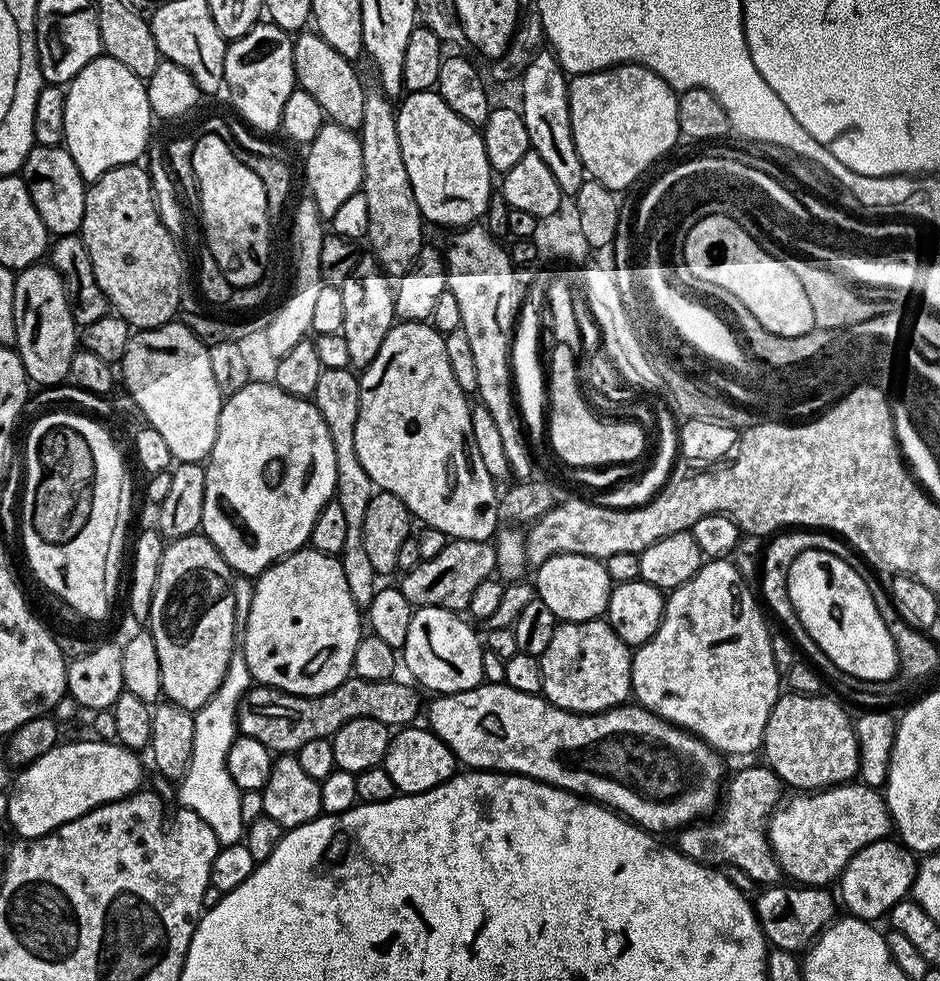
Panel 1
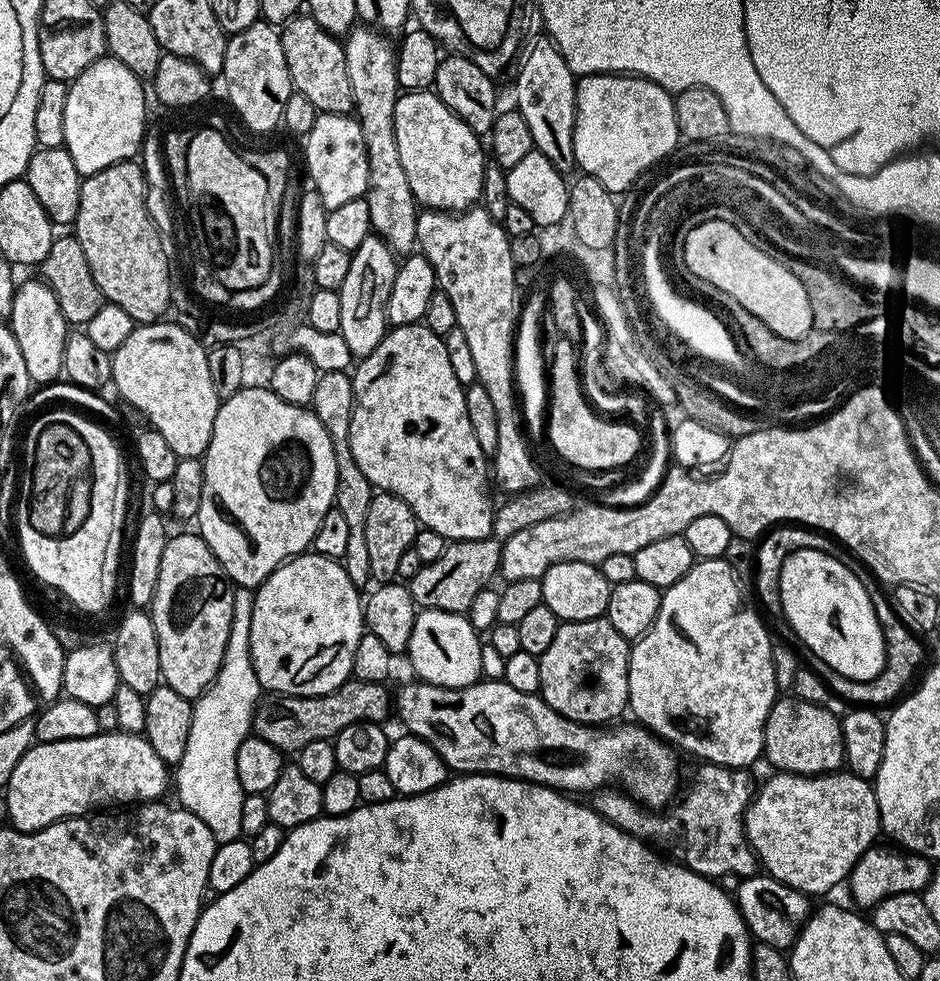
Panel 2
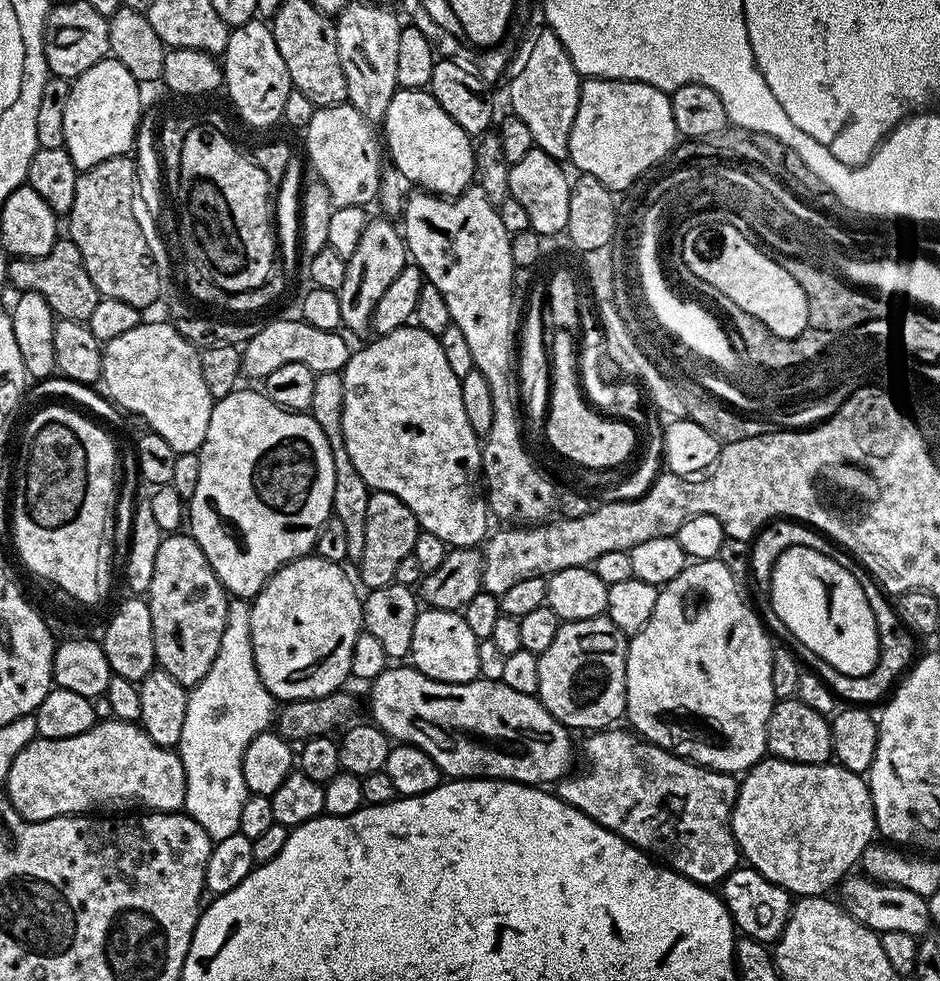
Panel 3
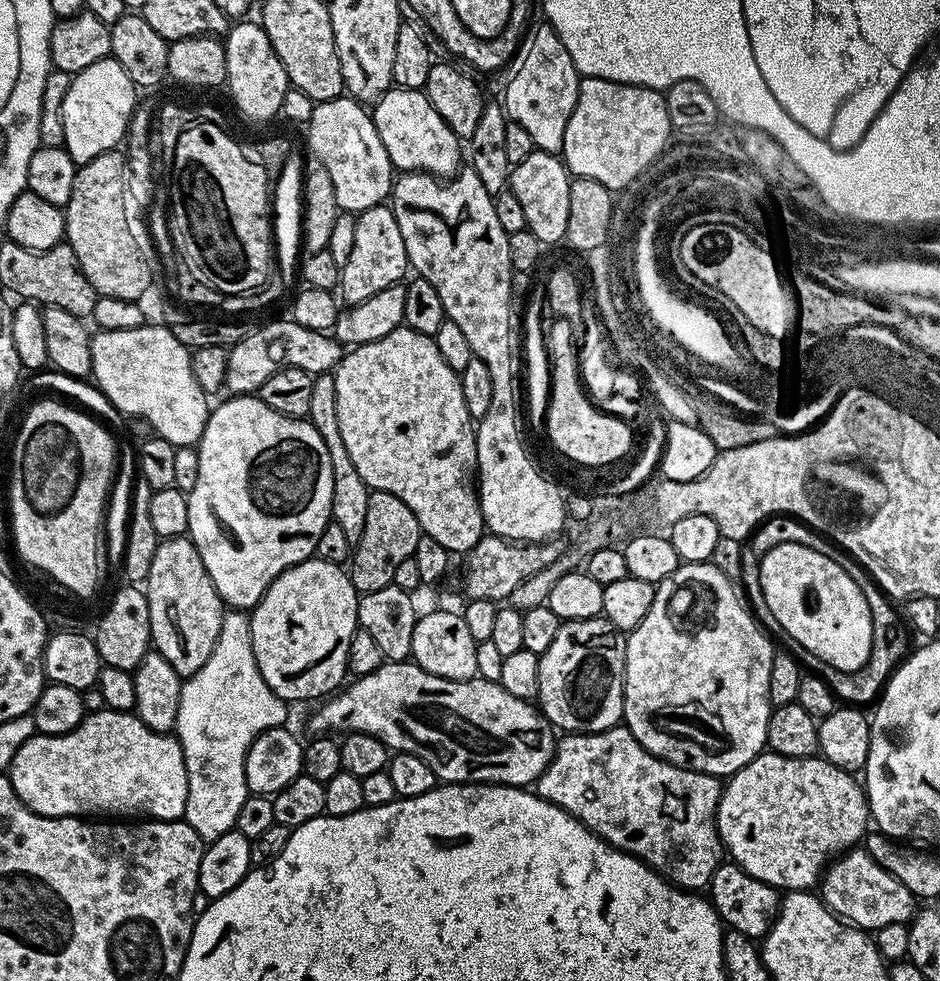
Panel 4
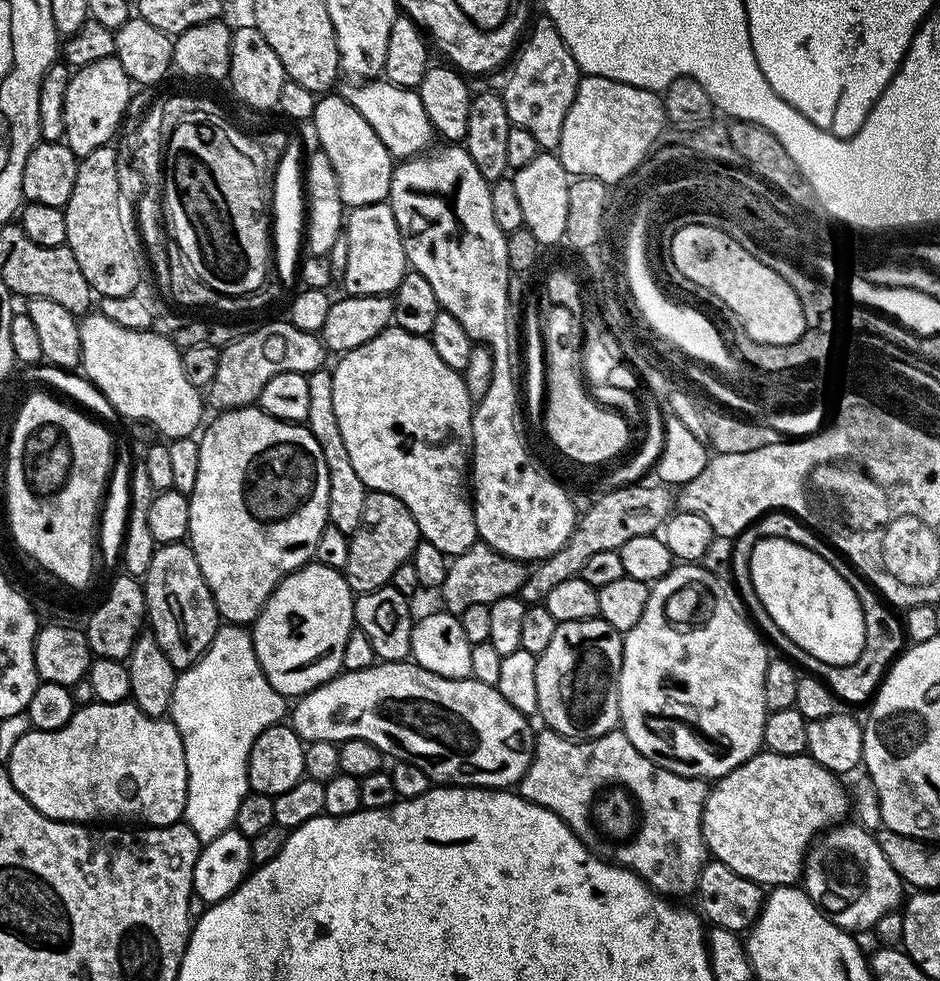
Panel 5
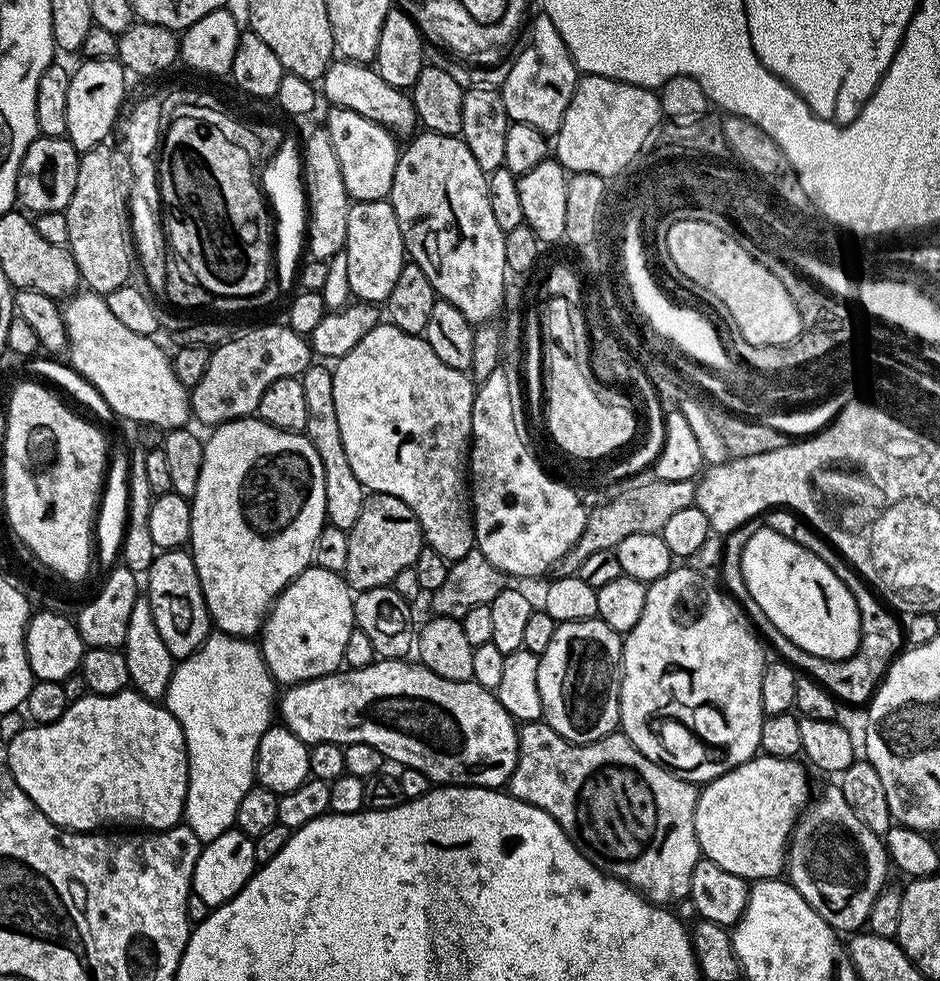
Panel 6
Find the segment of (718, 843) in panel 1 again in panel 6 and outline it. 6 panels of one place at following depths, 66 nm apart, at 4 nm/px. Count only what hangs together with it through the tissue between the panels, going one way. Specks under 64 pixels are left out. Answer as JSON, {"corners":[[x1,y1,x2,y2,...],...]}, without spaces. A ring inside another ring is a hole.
{"corners":[[543,722,521,723,518,731,520,756,508,777,509,796,550,814,595,868,630,885,645,900,657,906,676,906,672,904,689,899,690,874,694,874,694,866,702,859,694,834,697,785,669,772,661,764,650,762,623,734,604,736,589,744,571,744]]}

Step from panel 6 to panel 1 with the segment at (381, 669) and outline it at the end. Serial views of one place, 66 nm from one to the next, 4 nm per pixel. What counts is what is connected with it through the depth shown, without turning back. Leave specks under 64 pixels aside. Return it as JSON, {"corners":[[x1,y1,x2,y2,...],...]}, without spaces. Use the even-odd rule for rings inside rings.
{"corners":[[487,682,465,692,437,695,433,700,436,701,426,708,427,727,446,742,465,769,529,776,532,780,553,784,555,788,565,788,615,810,653,834,661,834,667,828,679,830,707,817,721,799,722,785,726,780,721,753,708,747,699,736,677,728,635,703,628,702,595,714,568,712,549,704,543,695,526,694,506,683]]}

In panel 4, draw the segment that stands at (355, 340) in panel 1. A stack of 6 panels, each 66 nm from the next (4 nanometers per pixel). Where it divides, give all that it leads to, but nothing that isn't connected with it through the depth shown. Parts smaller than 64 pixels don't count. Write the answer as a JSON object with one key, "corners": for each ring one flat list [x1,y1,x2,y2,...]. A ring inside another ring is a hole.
{"corners":[[387,203,374,206,356,216,354,246,350,250,350,258,346,258,340,269,339,299,348,306,366,302,366,298,374,298,378,290,401,283,405,279,404,271,407,273,409,268,406,242,402,238,402,230,398,230,391,207]]}

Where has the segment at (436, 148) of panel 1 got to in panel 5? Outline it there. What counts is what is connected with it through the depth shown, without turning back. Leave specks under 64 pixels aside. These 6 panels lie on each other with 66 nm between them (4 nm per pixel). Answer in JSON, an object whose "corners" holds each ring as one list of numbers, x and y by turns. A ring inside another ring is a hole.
{"corners":[[377,78,367,82,357,83,356,88,343,89,345,100,370,122,374,134,382,138,386,150,394,158,411,158,421,155,424,148,431,140,434,133,430,124,430,118,426,118,426,109,422,107,422,98,419,91,410,88,399,88,397,84,391,84,389,80]]}

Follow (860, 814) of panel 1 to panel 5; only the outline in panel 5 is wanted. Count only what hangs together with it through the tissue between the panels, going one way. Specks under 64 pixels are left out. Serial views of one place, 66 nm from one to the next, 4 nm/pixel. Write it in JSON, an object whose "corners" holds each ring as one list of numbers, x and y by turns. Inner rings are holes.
{"corners":[[767,750,757,752,745,764,738,765,733,772,727,772,727,774,719,777,711,785,708,797,704,803,704,841,708,843,711,859,730,866,730,870,734,870,734,874,738,874,747,880,752,880,761,886,795,885,804,875,804,857,813,837,821,830,835,825,847,817,844,815,848,812,848,792,844,789,844,784,840,780,843,779,837,773,826,770,826,766,818,766,818,762,814,762,814,758,810,755,787,756,786,754,774,754]]}

